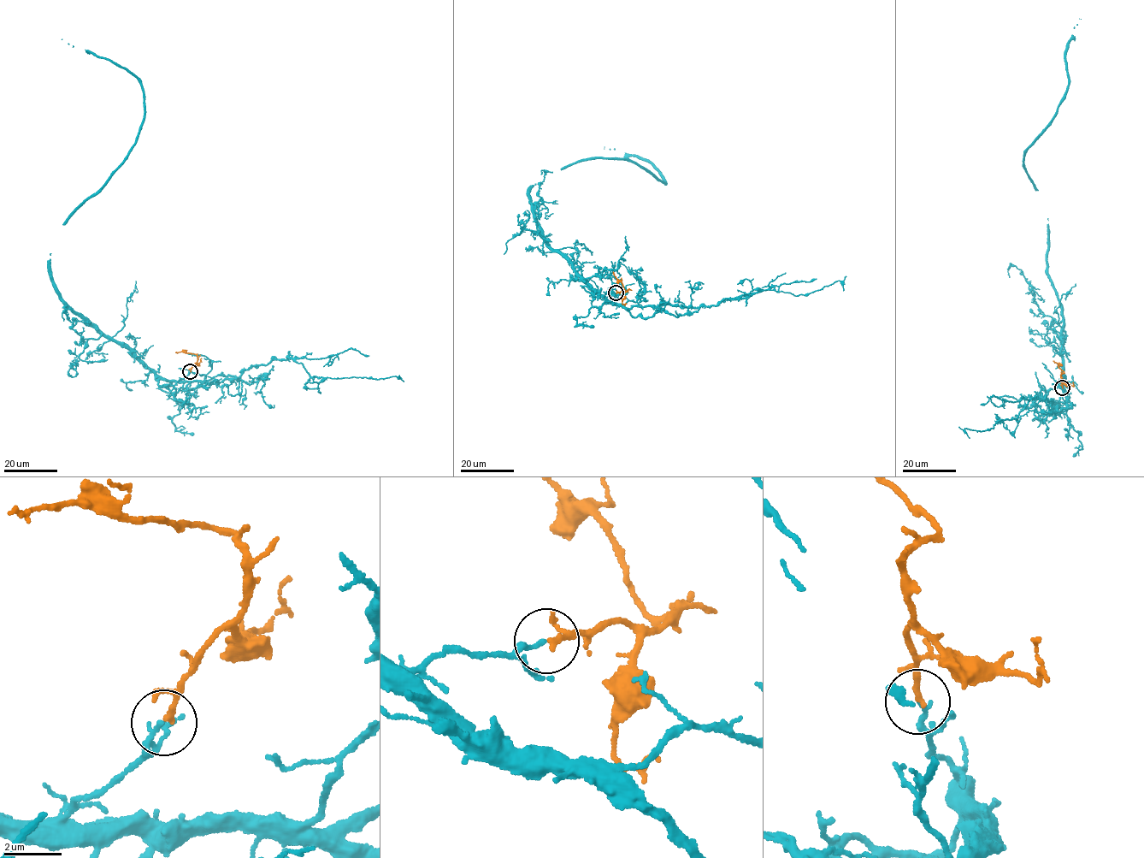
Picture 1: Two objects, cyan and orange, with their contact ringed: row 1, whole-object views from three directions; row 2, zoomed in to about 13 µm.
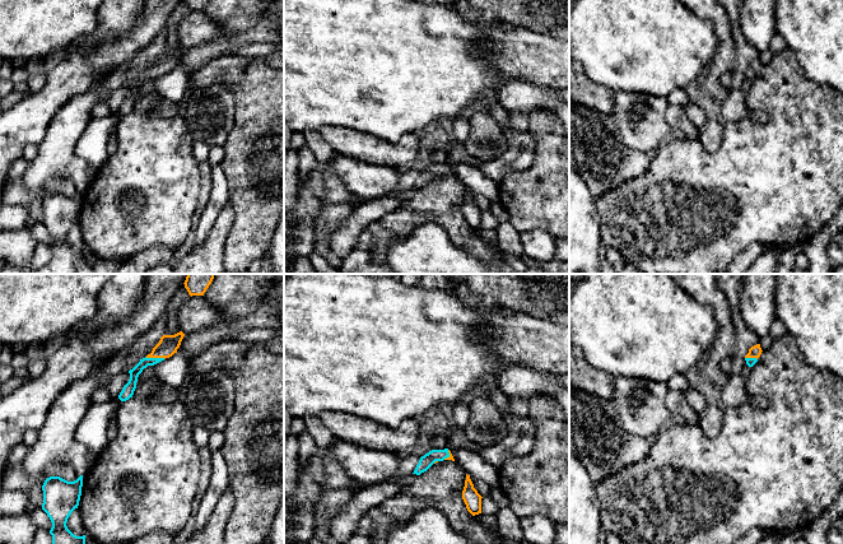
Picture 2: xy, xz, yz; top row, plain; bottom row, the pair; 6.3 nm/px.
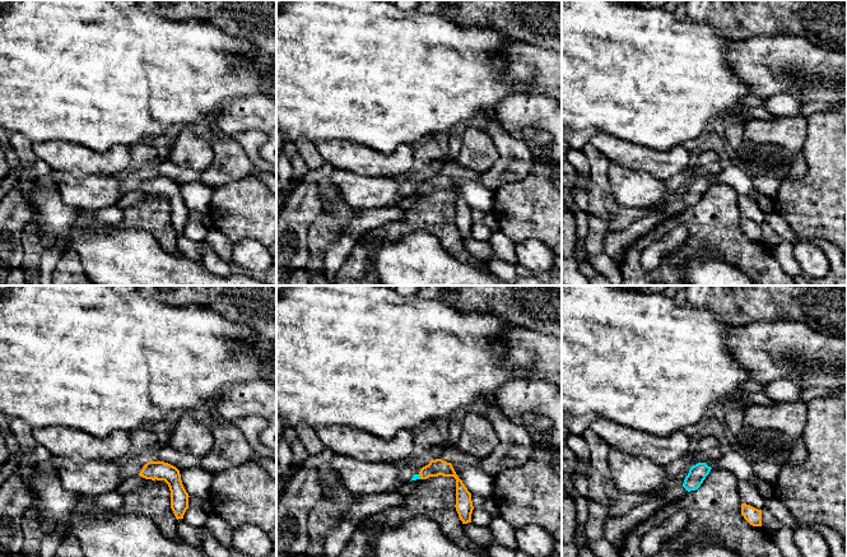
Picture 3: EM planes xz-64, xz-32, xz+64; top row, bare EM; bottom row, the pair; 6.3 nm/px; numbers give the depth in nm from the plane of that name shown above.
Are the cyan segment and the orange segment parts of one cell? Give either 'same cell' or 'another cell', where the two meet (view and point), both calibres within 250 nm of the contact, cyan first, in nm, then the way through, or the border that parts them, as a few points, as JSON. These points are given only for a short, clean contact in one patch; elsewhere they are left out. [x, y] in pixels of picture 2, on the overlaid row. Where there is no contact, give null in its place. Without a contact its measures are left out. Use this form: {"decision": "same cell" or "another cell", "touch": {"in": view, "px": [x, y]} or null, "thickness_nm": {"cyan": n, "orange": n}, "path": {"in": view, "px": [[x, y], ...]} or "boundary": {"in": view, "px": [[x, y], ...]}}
{"decision": "same cell", "touch": {"in": "xy", "px": [155, 358]}, "thickness_nm": {"cyan": 70, "orange": 130}}

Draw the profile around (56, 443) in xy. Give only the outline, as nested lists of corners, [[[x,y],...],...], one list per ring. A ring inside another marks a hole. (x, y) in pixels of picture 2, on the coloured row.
[[[103,361],[90,376],[74,381],[57,396],[46,415],[43,426],[38,429],[37,441],[28,447],[22,462],[22,468],[28,476],[43,484],[47,478],[56,476],[46,473],[55,464],[71,465],[83,471],[89,469],[90,450],[76,440],[76,428],[93,405],[90,396],[101,387],[101,380],[110,361]]]

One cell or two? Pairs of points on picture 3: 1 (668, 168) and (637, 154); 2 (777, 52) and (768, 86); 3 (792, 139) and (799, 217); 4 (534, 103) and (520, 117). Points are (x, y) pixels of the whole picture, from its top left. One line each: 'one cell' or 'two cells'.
1: one cell
2: one cell
3: two cells
4: one cell

